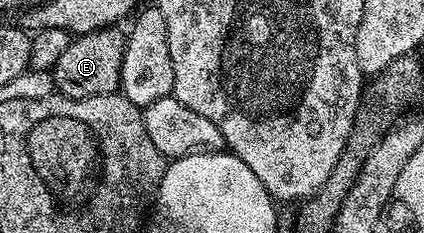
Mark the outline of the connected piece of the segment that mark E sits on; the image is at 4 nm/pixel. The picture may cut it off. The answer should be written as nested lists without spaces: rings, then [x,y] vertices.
[[[106,26],[103,30],[72,37],[69,48],[65,48],[61,60],[57,60],[55,65],[54,89],[66,98],[88,98],[116,93],[121,80],[121,60],[125,60],[126,43],[126,33],[115,26]]]

